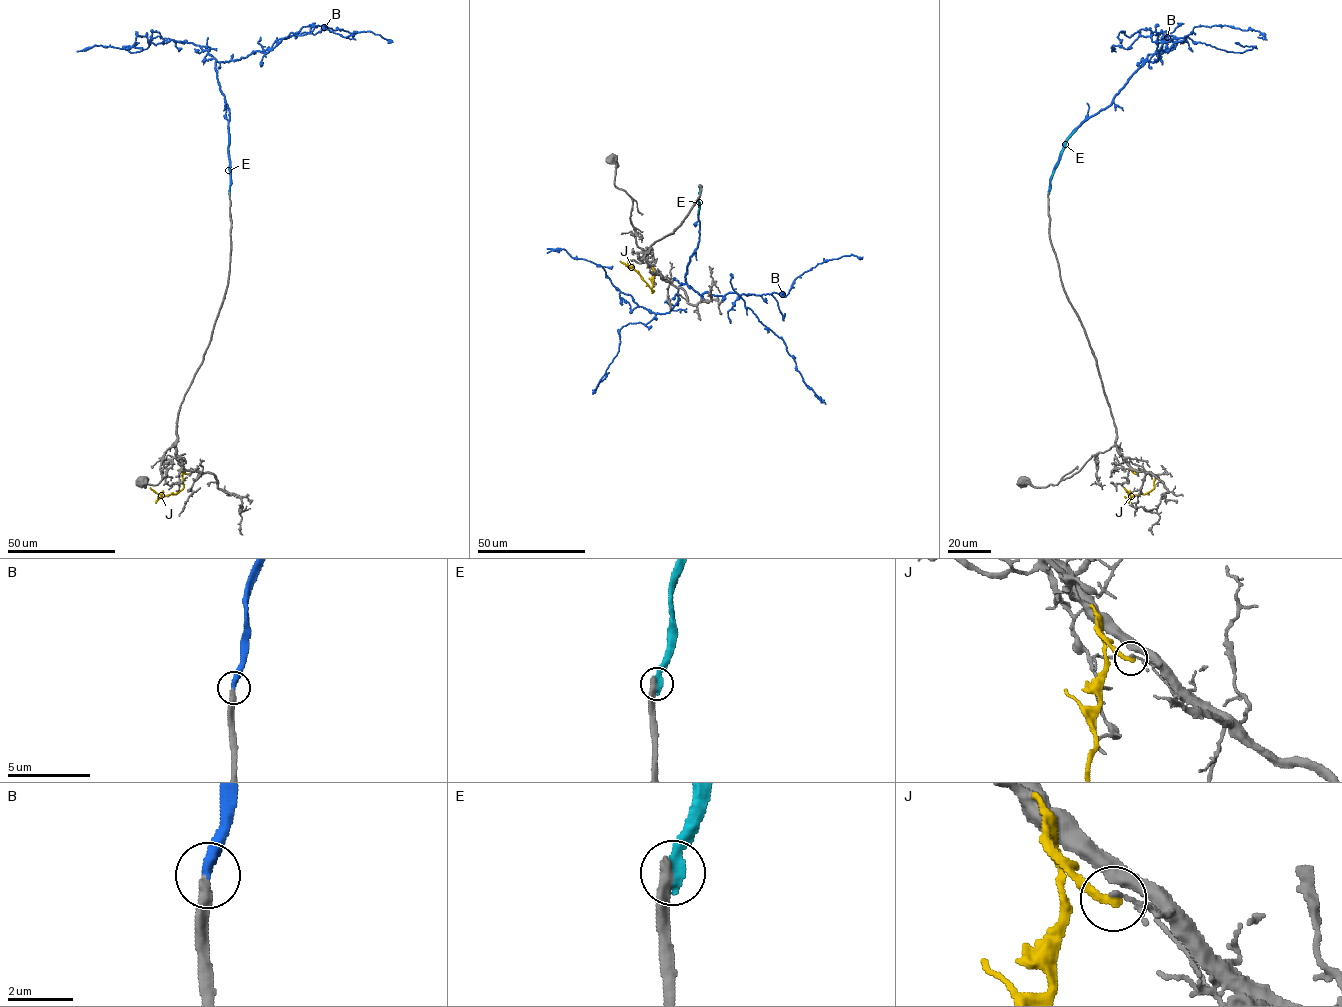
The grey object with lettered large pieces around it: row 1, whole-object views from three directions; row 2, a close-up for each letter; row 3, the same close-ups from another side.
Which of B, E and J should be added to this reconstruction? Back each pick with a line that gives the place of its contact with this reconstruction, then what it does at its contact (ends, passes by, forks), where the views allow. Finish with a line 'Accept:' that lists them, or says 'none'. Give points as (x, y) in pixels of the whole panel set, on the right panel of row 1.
B: contact (1048, 192); it ends
Accept: B

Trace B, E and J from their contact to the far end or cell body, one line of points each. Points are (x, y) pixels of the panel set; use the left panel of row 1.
B: (229, 192), (229, 109), (215, 62), (266, 52), (303, 27), (324, 26), (353, 36), (344, 37)
E: (229, 193), (228, 129)
J: (187, 474), (183, 471), (183, 488), (177, 493), (162, 496), (150, 488)

